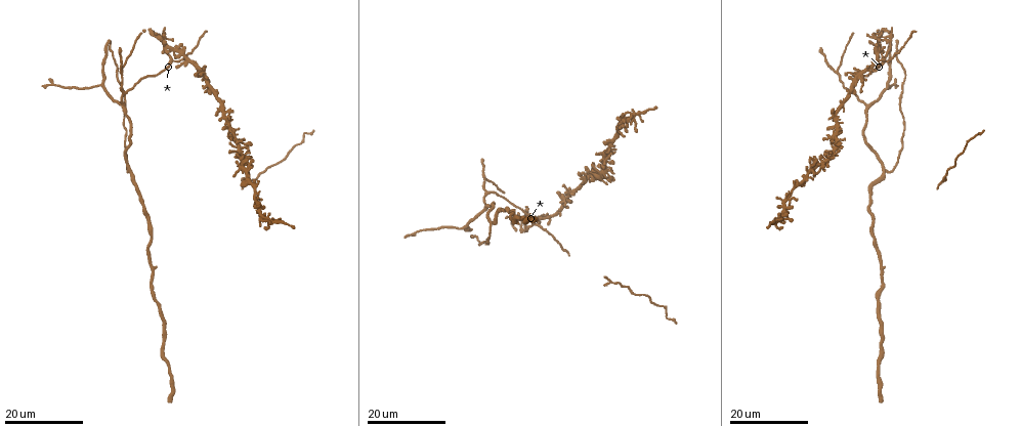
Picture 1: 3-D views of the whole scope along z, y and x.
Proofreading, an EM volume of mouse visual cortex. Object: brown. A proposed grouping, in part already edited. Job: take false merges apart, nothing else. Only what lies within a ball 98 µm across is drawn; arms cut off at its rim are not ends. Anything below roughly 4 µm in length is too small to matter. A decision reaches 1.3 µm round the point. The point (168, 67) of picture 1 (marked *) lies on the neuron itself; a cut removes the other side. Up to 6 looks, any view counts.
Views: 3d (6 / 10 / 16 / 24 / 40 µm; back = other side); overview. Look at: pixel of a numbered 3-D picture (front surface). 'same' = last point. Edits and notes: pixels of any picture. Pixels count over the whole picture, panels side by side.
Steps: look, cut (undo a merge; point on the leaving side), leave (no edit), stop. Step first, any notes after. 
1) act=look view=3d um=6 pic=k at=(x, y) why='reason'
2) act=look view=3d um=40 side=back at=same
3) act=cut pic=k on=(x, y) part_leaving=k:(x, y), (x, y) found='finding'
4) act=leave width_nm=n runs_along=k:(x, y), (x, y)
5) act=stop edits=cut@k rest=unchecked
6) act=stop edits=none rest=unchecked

act=look view=3d um=24 pic=1 at=(534, 224)

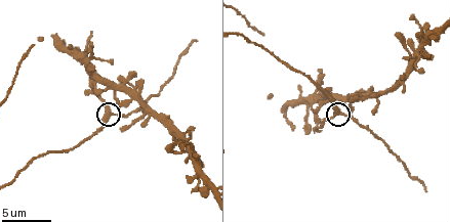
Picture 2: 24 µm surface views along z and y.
act=look view=3d um=6 pic=2 at=(109, 114)

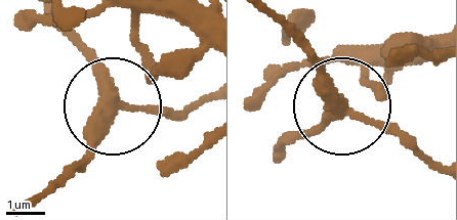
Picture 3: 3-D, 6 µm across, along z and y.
act=leave runs_along=3:(79, 161), (115, 108), (200, 105) found='continuous, no second neuron'

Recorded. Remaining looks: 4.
act=look view=3d um=16 pic=1 at=(127, 169)

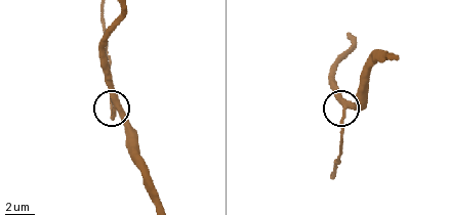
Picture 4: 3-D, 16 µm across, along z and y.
act=look view=3d um=10 pic=4 at=(116, 112)

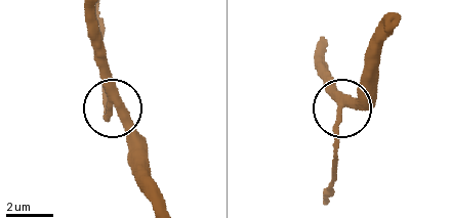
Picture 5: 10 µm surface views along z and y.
act=leave side_arm_um=42 found='all the same neuron'

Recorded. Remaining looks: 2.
act=look view=3d um=16 pic=1 at=(484, 191) why='looks like a crossing'

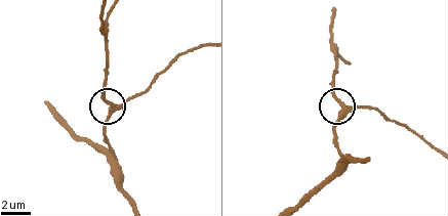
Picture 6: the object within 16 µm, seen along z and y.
act=look view=3d um=10 pic=6 at=(340, 106)

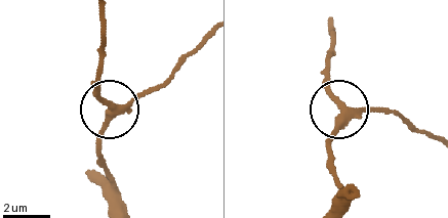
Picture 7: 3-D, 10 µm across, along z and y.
act=leave runs_along=7:(207, 36), (160, 83), (124, 104), (105, 104), (97, 79) found='all the same neuron'

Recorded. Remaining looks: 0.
act=stop edits=none rest=unchecked

